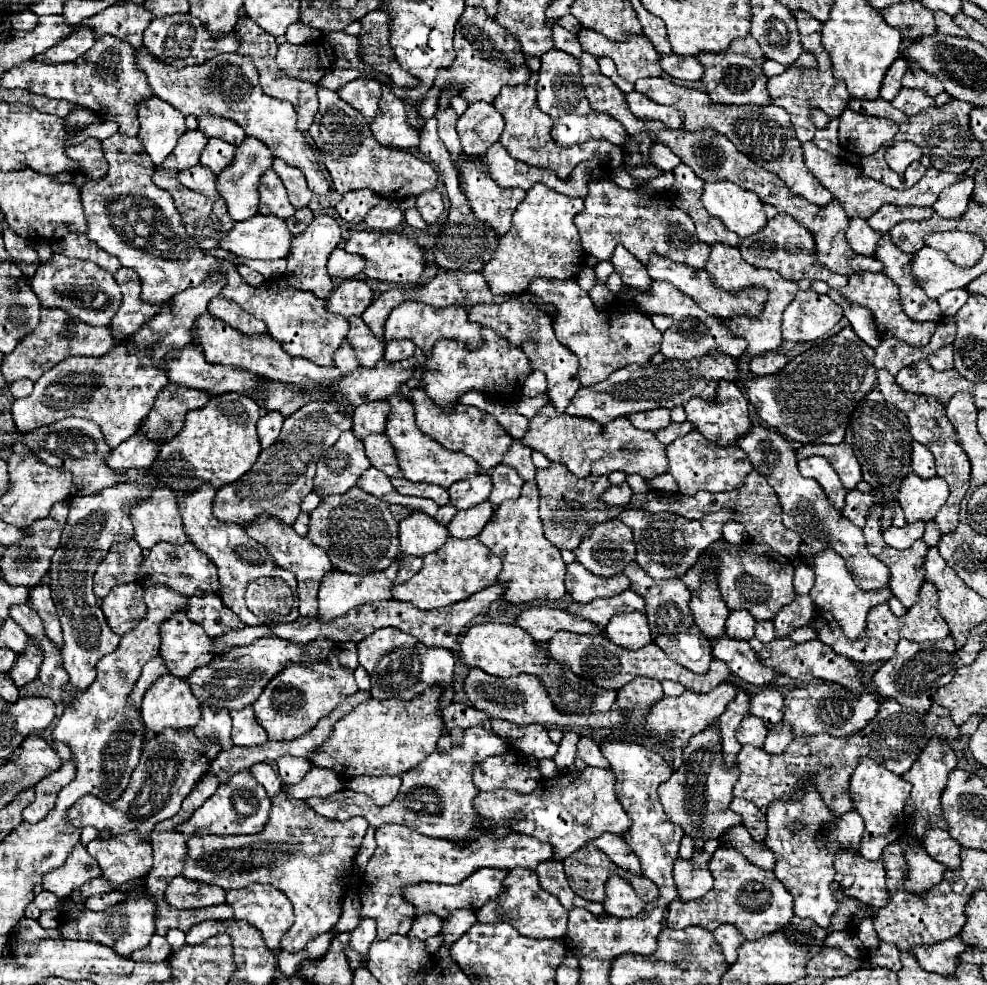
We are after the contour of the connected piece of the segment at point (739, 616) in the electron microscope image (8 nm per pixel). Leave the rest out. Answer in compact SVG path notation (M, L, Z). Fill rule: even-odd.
M730 611L726 619L726 635L730 639L750 639L754 637L756 619L748 611Z

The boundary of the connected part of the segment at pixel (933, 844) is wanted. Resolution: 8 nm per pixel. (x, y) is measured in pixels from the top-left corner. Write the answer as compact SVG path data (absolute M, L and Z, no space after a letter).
M932 827L922 841L924 849L932 859L942 863L948 869L956 869L960 865L960 845L940 827Z

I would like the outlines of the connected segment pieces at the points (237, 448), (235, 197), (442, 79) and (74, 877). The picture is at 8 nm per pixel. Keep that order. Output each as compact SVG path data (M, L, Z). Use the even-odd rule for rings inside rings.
M222 393L208 401L206 407L190 411L186 415L182 431L160 447L158 459L148 471L154 471L164 479L172 491L196 491L204 481L210 481L214 489L240 479L258 459L260 443L256 435L256 423L260 419L260 405L238 393Z
M246 137L236 147L236 155L234 155L232 163L218 173L216 189L226 199L228 213L234 221L244 221L244 219L250 219L258 213L258 179L272 167L272 161L274 161L274 155L270 153L270 149L262 141Z
M466 7L454 35L454 51L456 59L452 67L442 69L436 75L434 85L440 89L456 87L458 97L466 99L470 105L476 101L494 103L502 85L524 85L530 77L530 69L524 63L524 53L518 47L516 39L502 29L492 17L482 11L482 7ZM492 37L492 41L490 41Z
M78 843L62 867L44 875L42 887L58 897L66 897L74 887L82 887L94 877L98 877L98 863L94 863L86 847Z

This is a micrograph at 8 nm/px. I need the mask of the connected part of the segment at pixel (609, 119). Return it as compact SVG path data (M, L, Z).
M550 49L548 53L544 53L542 57L542 67L540 67L540 77L538 77L538 107L548 113L554 121L552 127L552 137L560 147L568 147L574 143L582 143L588 139L606 139L618 147L624 147L628 133L622 127L622 123L618 123L612 115L608 113L600 113L594 111L588 103L588 99L584 97L584 87L580 83L580 75L578 75L578 59L558 51L558 49Z

